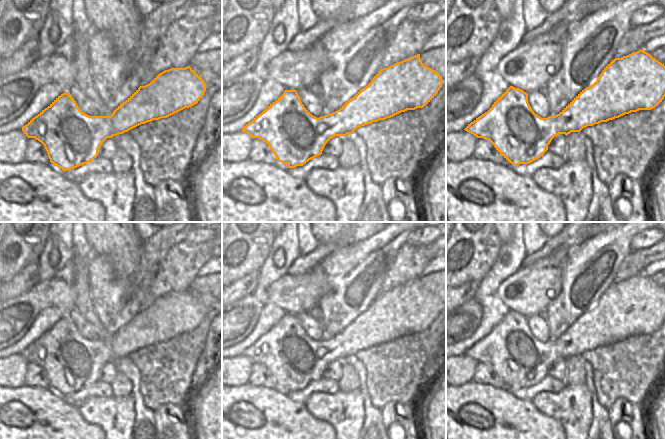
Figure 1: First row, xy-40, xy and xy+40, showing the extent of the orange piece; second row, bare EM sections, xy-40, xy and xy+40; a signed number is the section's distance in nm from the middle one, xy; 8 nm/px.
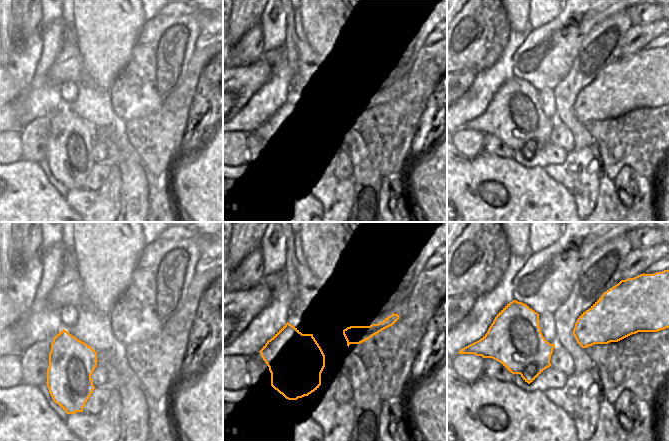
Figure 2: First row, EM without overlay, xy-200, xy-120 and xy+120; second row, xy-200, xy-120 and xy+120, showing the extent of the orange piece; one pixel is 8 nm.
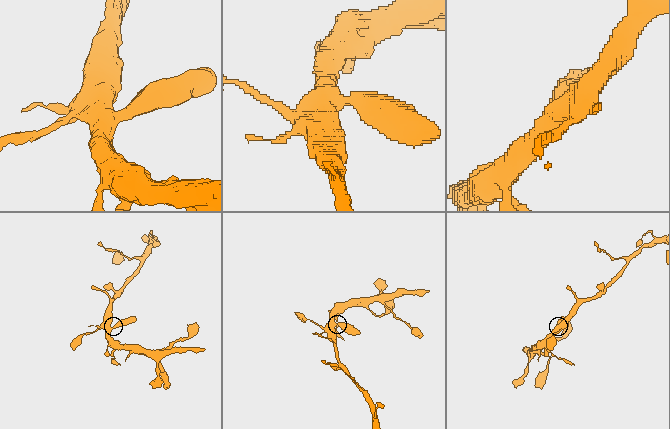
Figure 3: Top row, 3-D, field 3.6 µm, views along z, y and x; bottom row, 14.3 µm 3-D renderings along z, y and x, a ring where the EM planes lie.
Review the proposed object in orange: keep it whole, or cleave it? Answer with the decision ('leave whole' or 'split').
leave whole

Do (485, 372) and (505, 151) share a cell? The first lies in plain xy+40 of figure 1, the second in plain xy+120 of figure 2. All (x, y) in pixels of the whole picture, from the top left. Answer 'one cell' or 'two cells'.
one cell

